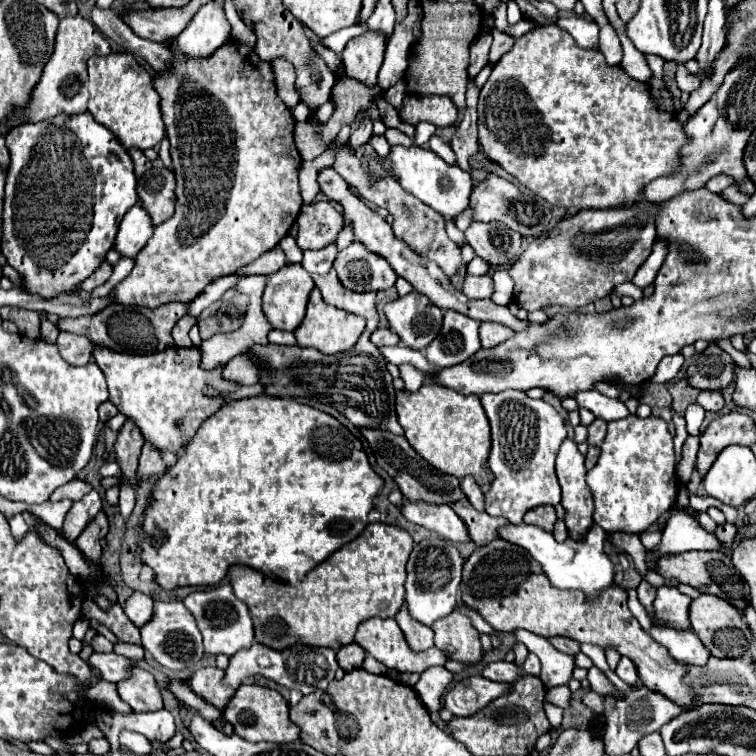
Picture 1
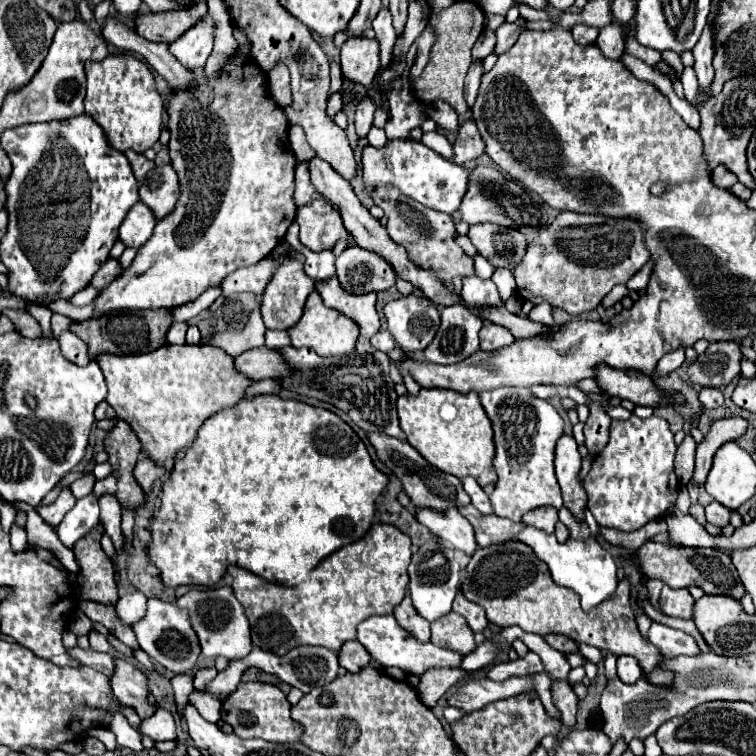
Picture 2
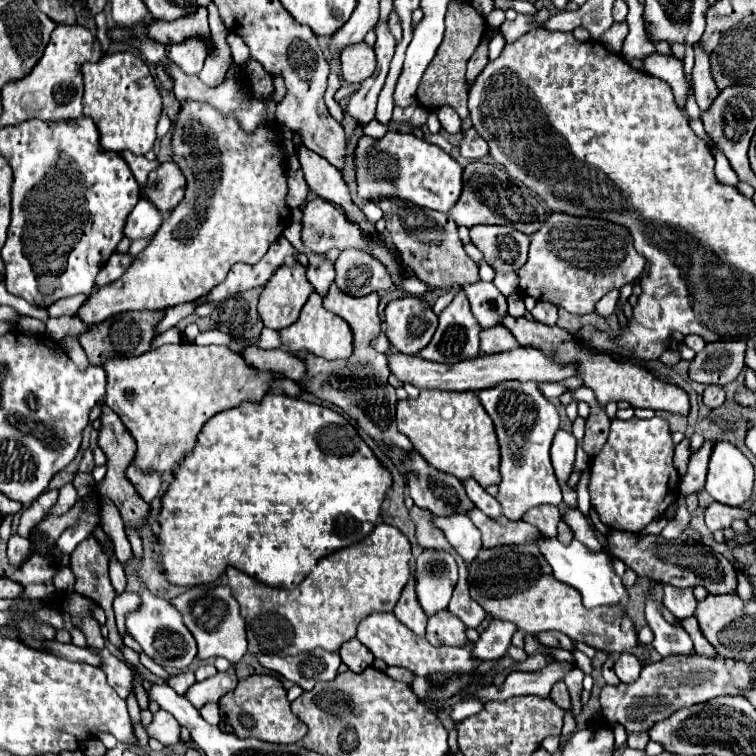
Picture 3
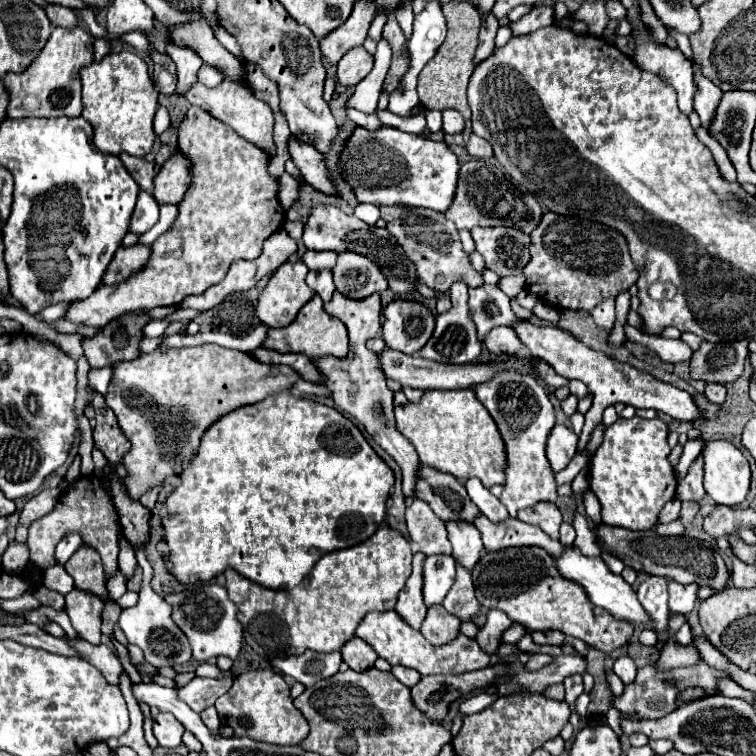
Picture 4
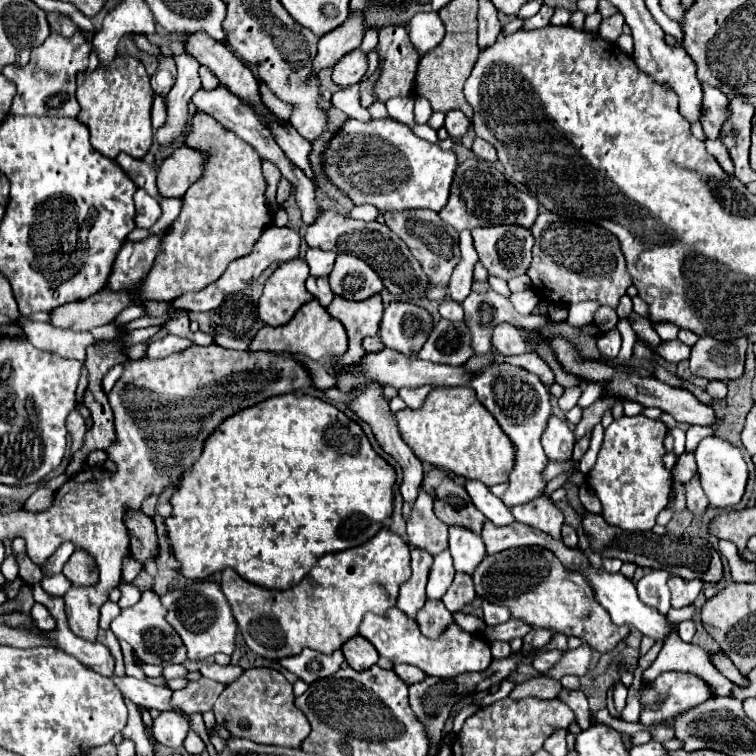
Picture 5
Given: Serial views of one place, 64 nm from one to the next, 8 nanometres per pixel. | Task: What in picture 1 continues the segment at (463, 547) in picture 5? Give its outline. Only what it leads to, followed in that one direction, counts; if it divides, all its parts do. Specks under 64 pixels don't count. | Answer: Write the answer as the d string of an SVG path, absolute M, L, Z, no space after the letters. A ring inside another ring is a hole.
M402 500L400 512L406 520L424 526L426 530L436 532L438 536L450 540L450 542L468 542L468 530L464 528L464 522L450 506L444 504L430 504L424 500Z

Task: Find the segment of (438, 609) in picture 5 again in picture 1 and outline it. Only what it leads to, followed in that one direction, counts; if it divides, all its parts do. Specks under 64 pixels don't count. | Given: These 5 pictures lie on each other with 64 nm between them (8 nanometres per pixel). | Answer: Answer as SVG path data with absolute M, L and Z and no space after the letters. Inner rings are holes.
M452 612L440 618L434 626L434 646L446 652L448 660L462 664L478 664L484 656L480 644L480 632L472 626L470 618L462 612Z

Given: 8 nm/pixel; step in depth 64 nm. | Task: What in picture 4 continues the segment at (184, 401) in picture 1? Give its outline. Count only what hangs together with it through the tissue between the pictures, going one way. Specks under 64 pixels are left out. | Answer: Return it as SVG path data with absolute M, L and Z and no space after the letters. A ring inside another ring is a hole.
M216 344L196 346L196 348L164 348L154 350L150 354L140 354L136 360L116 362L112 364L114 376L108 386L106 404L114 410L120 428L126 438L132 442L132 450L124 456L122 464L130 472L126 480L126 488L130 498L140 498L146 488L160 486L168 476L176 474L182 464L190 462L198 452L198 444L206 428L218 420L218 416L228 414L240 406L262 402L270 394L286 392L298 380L298 374L290 366L268 366L252 360L250 354L228 350Z

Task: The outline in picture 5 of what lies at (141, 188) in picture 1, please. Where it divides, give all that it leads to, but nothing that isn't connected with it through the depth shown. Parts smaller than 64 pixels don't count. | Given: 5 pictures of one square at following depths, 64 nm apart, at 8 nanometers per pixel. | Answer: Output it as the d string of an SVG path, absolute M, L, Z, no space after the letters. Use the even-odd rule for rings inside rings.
M180 146L158 170L158 194L162 198L182 198L184 192L200 178L206 154Z

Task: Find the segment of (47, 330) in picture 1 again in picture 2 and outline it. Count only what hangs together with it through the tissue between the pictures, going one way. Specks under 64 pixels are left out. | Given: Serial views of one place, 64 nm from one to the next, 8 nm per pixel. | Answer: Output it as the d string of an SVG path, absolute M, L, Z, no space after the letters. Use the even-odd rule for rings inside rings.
M32 304L27 307L27 311L40 322L42 328L42 336L48 339L53 339L51 332L51 317L52 311L43 304Z

